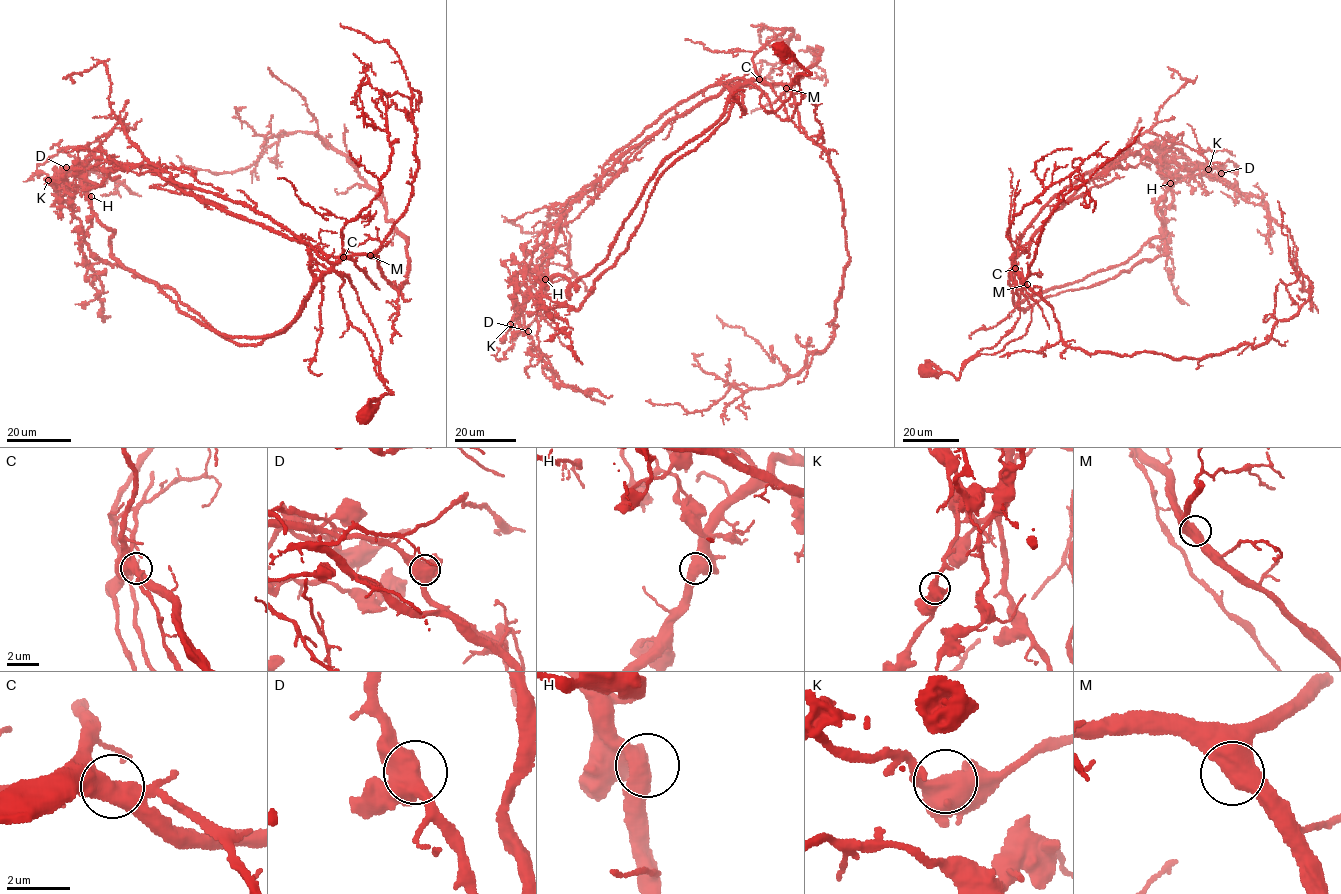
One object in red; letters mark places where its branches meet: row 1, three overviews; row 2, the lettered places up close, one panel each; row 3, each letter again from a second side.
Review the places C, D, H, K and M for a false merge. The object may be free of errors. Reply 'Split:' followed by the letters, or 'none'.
Split: C

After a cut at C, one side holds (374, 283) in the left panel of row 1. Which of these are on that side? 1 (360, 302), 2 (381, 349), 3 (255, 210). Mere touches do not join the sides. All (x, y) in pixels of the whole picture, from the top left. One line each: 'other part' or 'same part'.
1: same part
2: same part
3: other part

